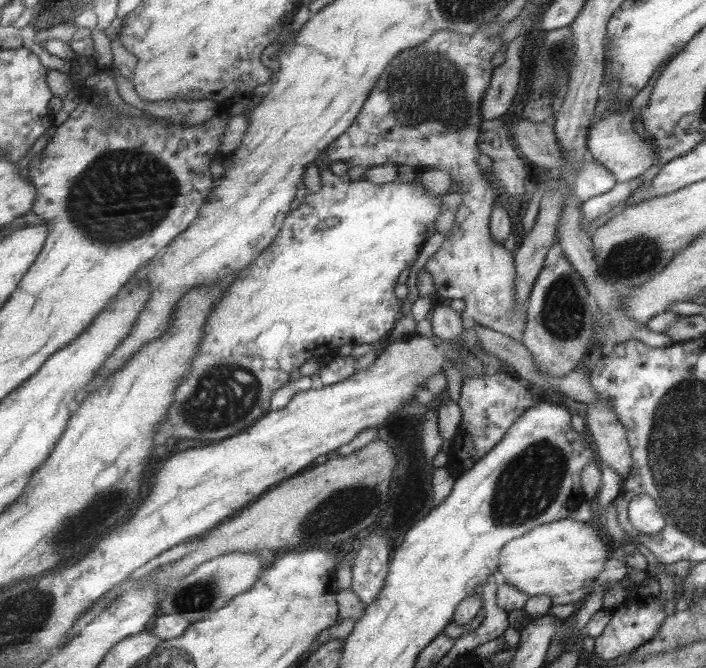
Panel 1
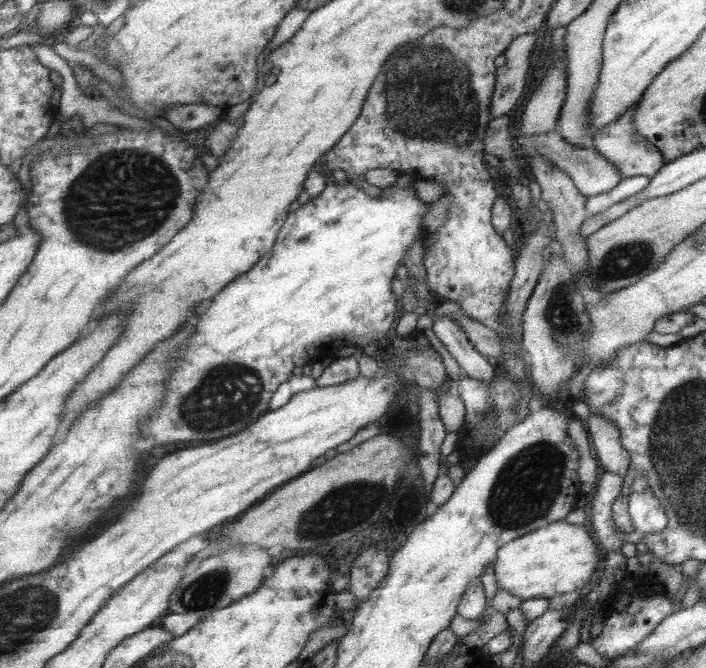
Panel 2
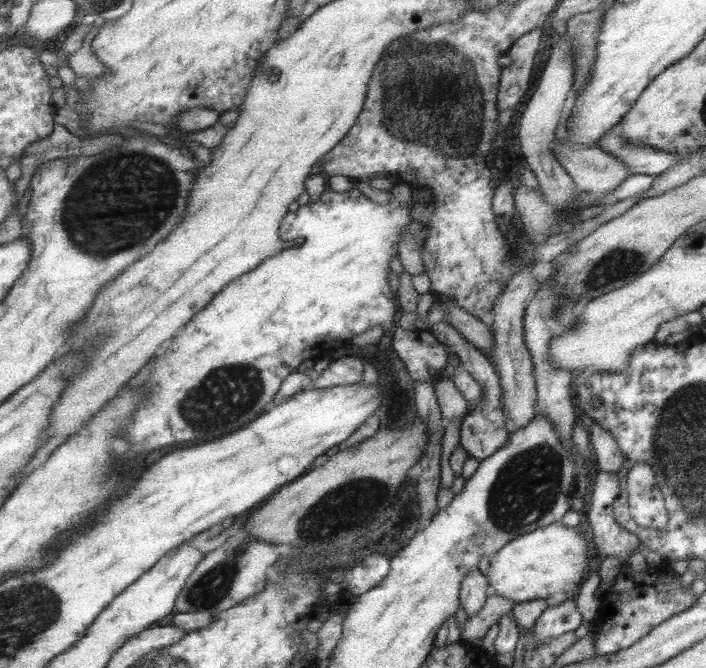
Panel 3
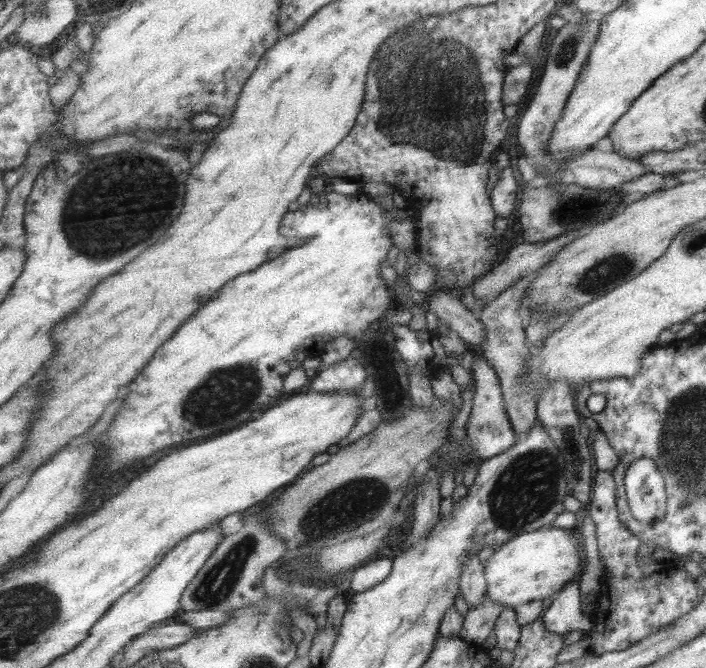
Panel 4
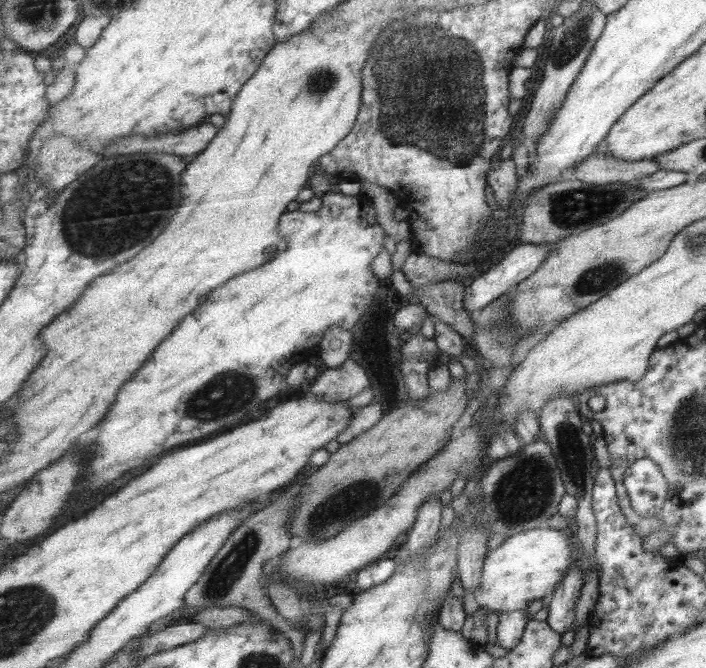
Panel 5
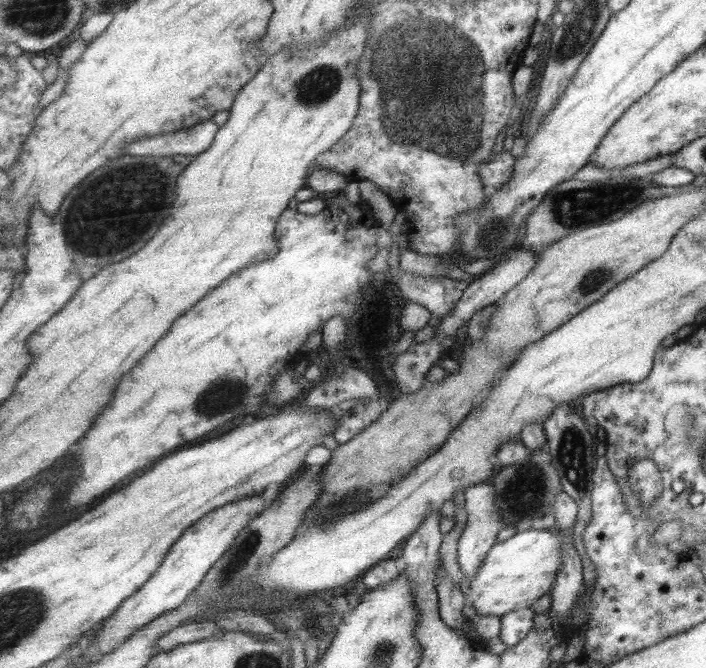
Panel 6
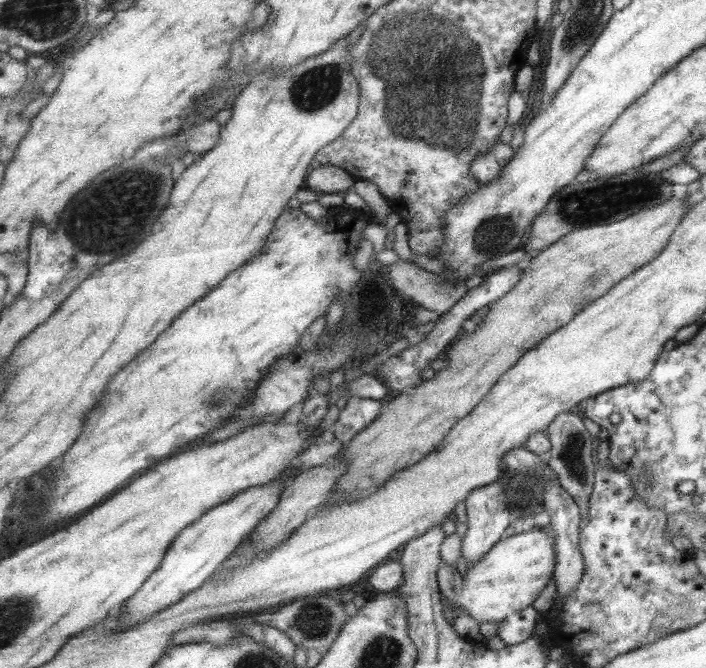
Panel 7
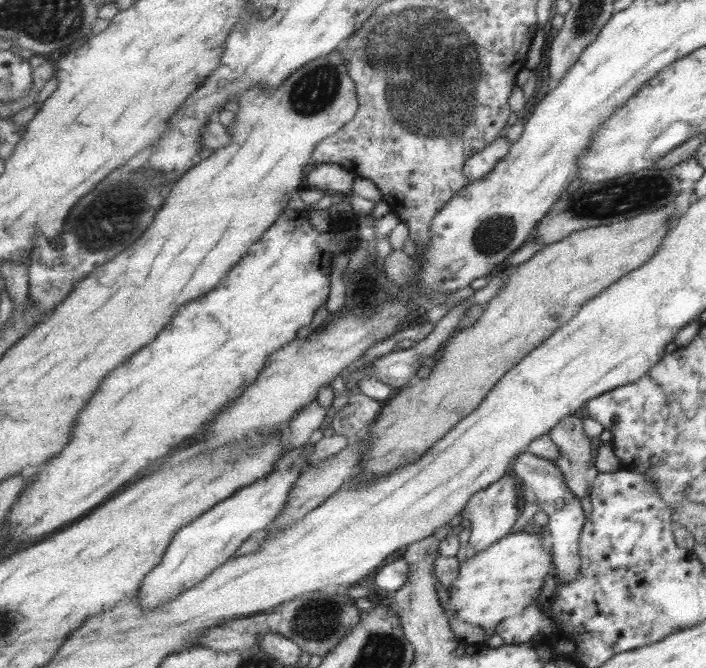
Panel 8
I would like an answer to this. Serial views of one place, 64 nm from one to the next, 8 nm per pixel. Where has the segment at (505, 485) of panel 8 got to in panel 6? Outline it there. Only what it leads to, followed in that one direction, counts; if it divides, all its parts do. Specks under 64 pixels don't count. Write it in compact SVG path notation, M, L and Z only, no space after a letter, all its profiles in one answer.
M471 484L464 490L466 511L466 526L462 529L457 540L456 561L459 568L465 574L465 578L471 582L476 575L479 565L483 562L488 550L494 546L496 535L500 532L501 523L498 511L495 509L495 491L491 485Z

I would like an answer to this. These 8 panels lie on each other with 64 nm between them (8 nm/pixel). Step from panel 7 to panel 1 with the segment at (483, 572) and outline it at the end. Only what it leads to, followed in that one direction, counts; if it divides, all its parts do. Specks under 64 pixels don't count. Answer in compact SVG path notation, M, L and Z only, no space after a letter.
M567 518L535 526L522 536L507 542L501 547L496 570L497 574L501 576L501 582L527 593L528 597L545 595L550 596L553 605L576 604L581 601L586 591L595 586L594 582L599 578L605 562L612 556L612 551L613 548L605 544L605 539L600 531L584 522Z

